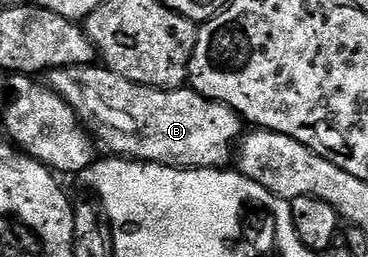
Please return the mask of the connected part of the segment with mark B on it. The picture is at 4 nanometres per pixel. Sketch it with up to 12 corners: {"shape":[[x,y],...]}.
{"shape":[[99,64],[49,85],[110,153],[215,170],[245,123],[193,89]]}

